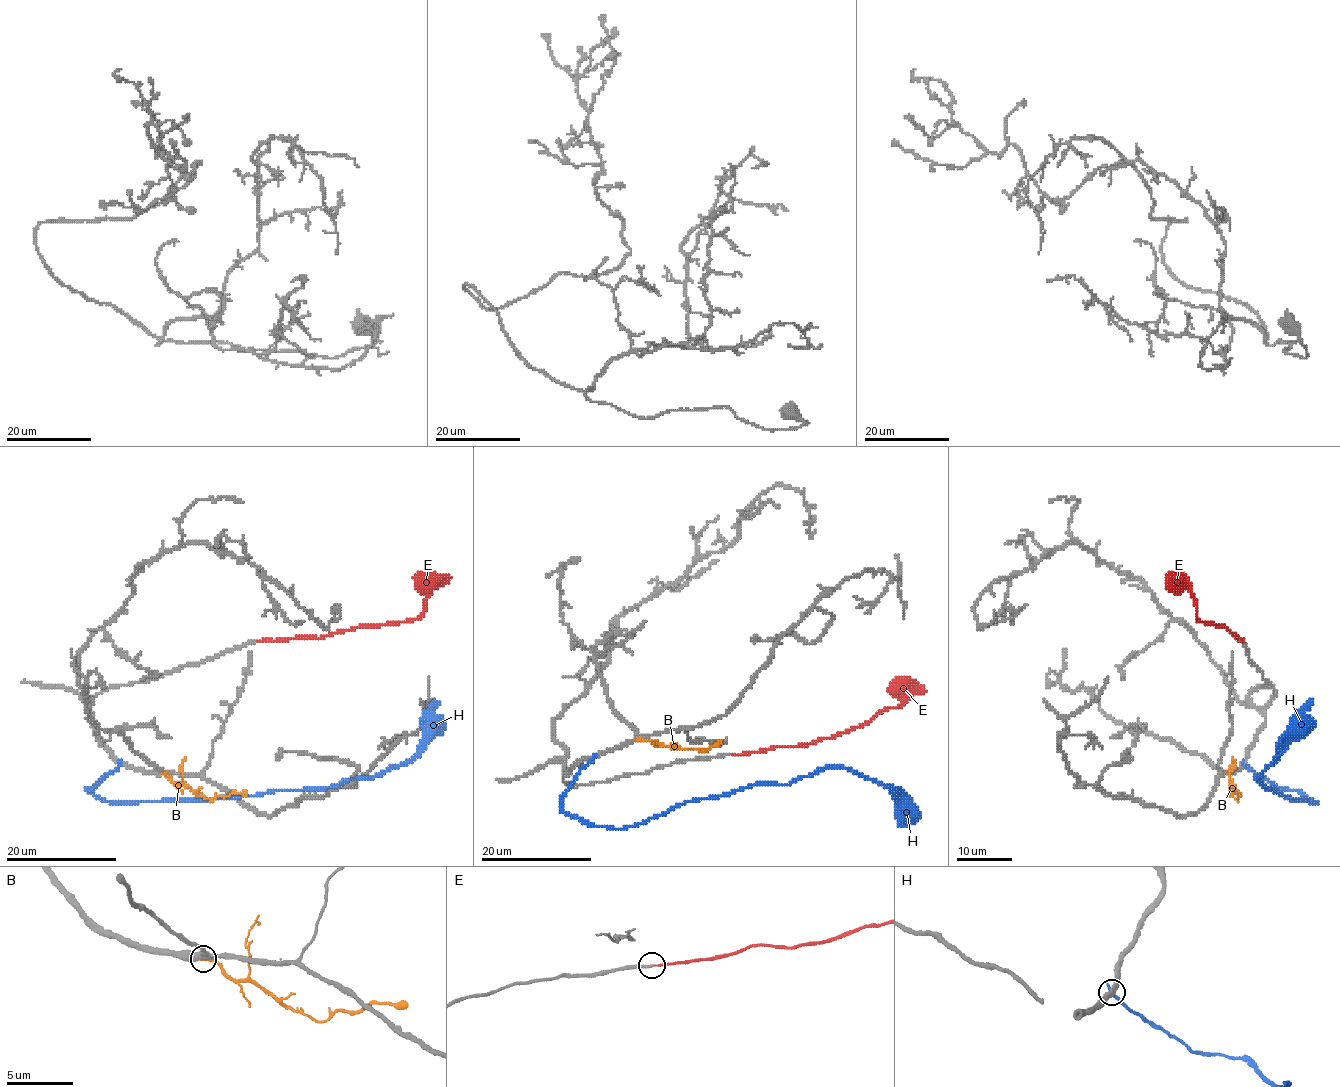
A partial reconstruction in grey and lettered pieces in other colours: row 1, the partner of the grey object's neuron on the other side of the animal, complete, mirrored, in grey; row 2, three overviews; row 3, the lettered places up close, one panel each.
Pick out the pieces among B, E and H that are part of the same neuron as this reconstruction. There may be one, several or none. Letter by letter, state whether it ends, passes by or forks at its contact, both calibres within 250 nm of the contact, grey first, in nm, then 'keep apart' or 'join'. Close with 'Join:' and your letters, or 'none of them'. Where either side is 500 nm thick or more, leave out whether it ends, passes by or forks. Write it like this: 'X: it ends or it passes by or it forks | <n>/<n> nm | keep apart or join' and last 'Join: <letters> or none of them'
B: it ends | 400/240 nm | keep apart
E: it ends | 240/190 nm | join
H: it ends | 400/320 nm | keep apart
Join: E

